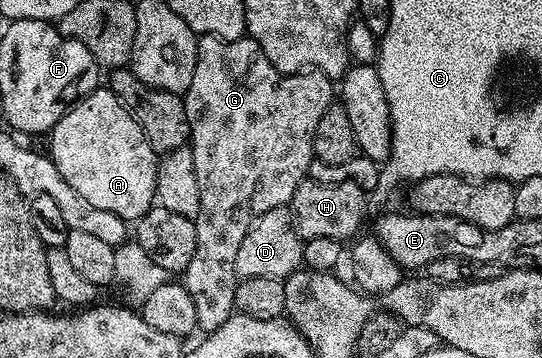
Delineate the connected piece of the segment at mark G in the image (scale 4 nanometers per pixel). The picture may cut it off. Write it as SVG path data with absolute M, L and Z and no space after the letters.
M213 35L199 36L196 45L196 64L194 65L194 77L190 81L190 85L182 92L184 108L186 109L186 121L190 125L190 133L188 134L190 146L192 148L192 156L194 157L194 177L198 177L198 197L200 198L200 212L196 218L196 244L194 245L194 257L190 257L190 265L182 273L182 282L184 288L190 293L190 297L194 297L194 317L196 318L196 326L201 332L211 333L219 329L222 325L226 325L226 321L236 311L234 305L234 293L236 292L236 284L238 276L234 269L234 261L238 257L238 245L242 245L240 235L250 233L250 229L259 221L263 214L270 209L282 207L291 204L294 197L294 189L298 189L298 185L303 179L309 178L308 170L311 161L314 158L312 146L314 145L314 129L318 129L318 121L322 117L322 113L326 113L326 109L333 106L334 103L334 83L328 76L323 75L315 69L304 69L299 73L285 73L279 71L271 61L266 57L266 53L262 53L262 49L258 45L258 41L247 37L235 39L234 41L226 41L219 39Z

